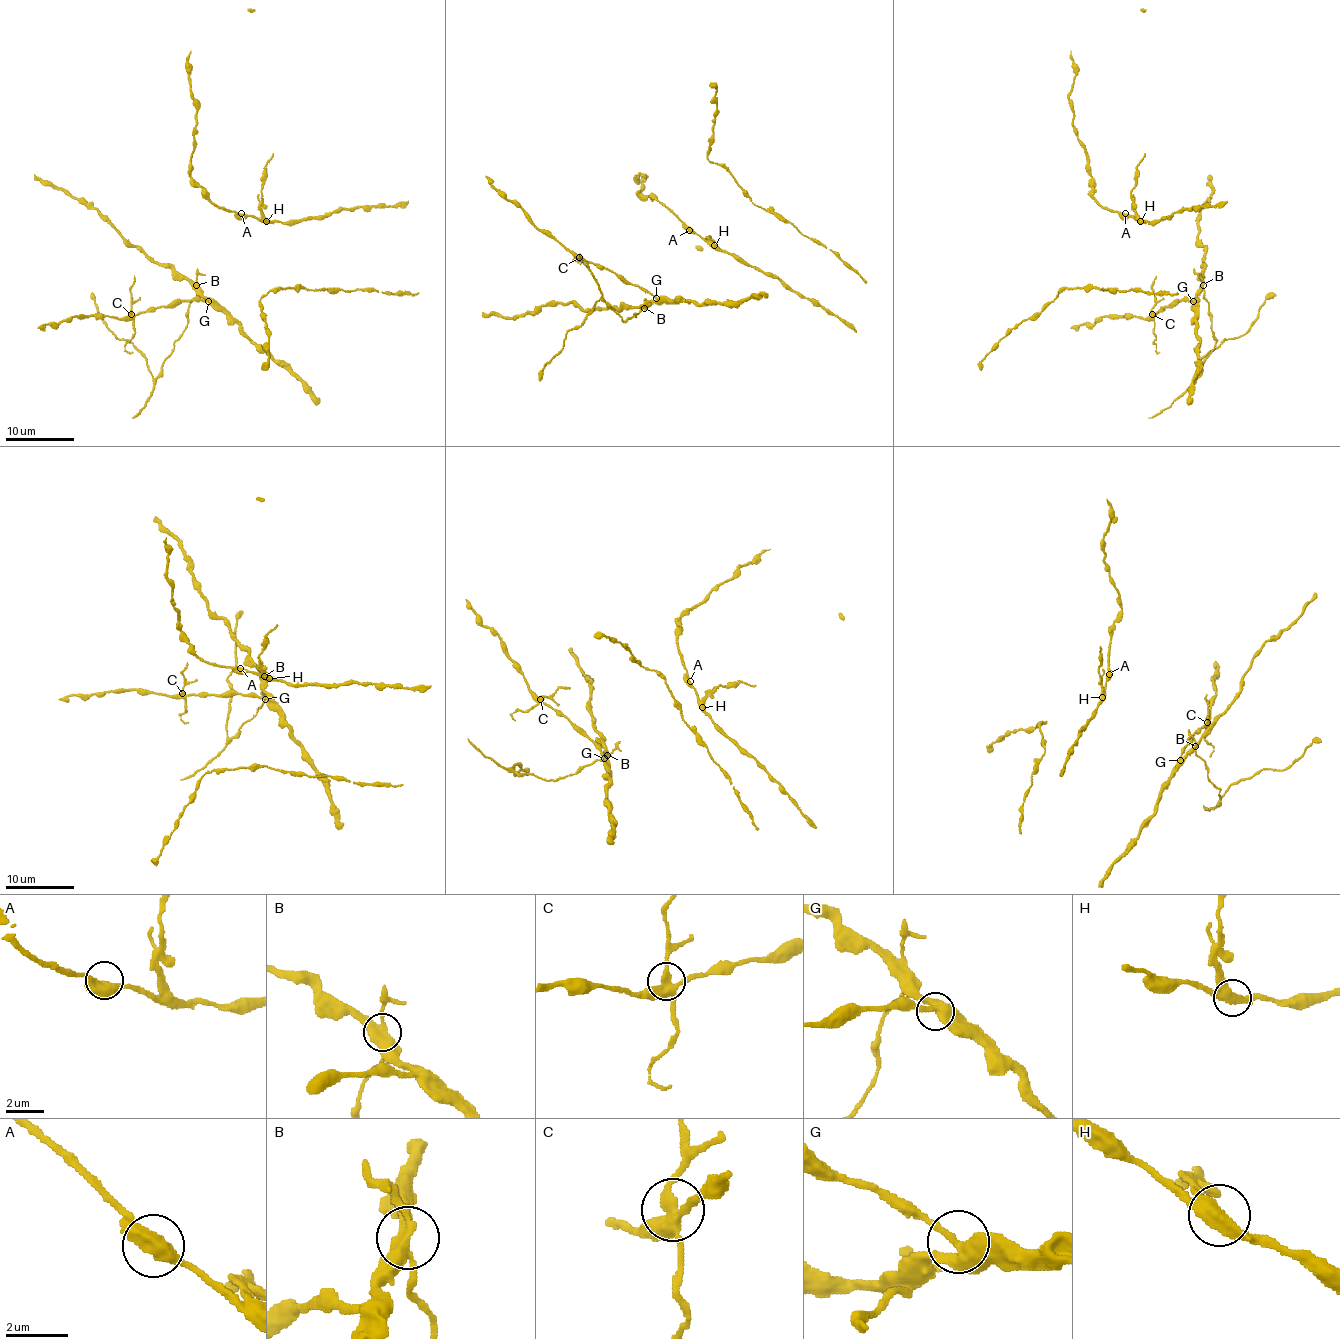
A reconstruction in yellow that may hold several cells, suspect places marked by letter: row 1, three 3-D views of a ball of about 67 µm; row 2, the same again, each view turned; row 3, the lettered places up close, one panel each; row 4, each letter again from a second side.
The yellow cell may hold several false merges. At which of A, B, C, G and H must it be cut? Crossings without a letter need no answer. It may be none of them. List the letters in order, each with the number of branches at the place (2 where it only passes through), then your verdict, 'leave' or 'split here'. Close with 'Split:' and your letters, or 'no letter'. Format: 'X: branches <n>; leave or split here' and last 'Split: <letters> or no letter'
A: branches 2; leave
B: branches 4; split here
C: branches 4; split here
G: branches 3; leave
H: branches 2; split here
Split: B, C, H

